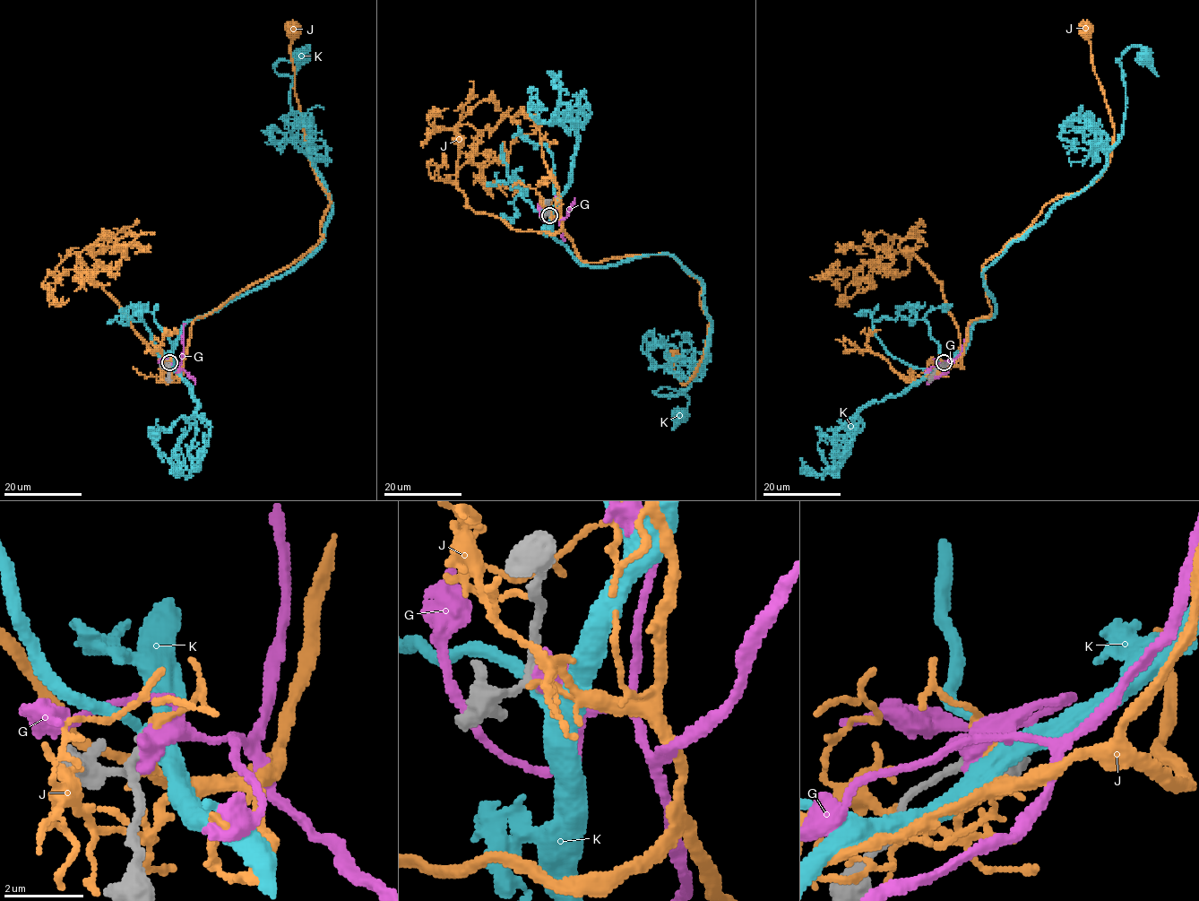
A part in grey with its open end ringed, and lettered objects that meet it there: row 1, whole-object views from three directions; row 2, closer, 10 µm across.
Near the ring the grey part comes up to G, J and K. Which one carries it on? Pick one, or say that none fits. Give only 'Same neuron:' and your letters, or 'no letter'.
Same neuron: no letter

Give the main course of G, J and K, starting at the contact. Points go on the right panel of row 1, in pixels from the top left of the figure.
G: (943, 364), (951, 363), (961, 351), (969, 323)
J: (944, 363), (963, 351), (967, 324), (990, 315), (983, 265), (1109, 160), (1113, 127), (1085, 29)
K: (944, 363), (996, 312), (984, 272), (1103, 169), (1125, 109), (1117, 60), (1133, 47), (1142, 57)

